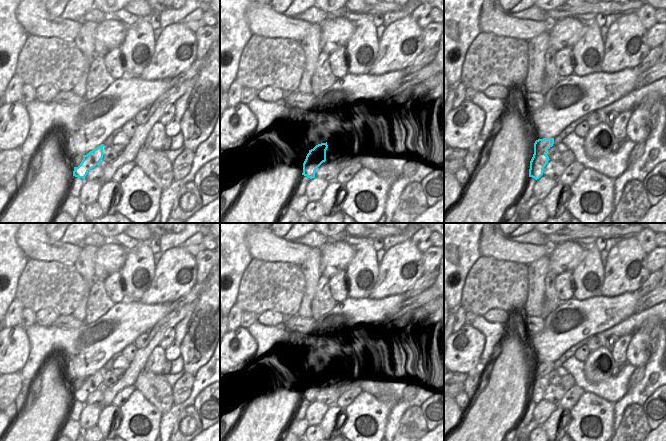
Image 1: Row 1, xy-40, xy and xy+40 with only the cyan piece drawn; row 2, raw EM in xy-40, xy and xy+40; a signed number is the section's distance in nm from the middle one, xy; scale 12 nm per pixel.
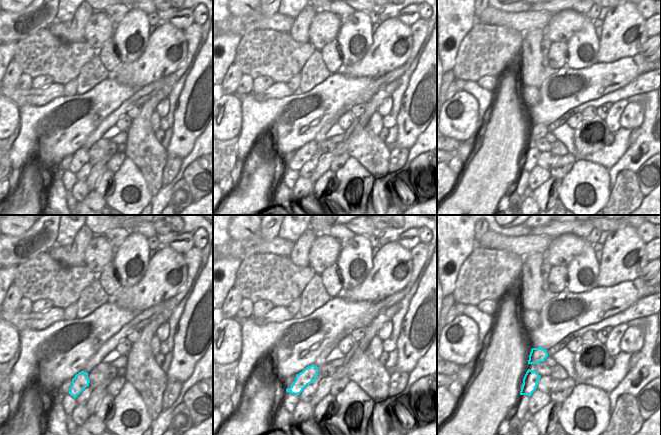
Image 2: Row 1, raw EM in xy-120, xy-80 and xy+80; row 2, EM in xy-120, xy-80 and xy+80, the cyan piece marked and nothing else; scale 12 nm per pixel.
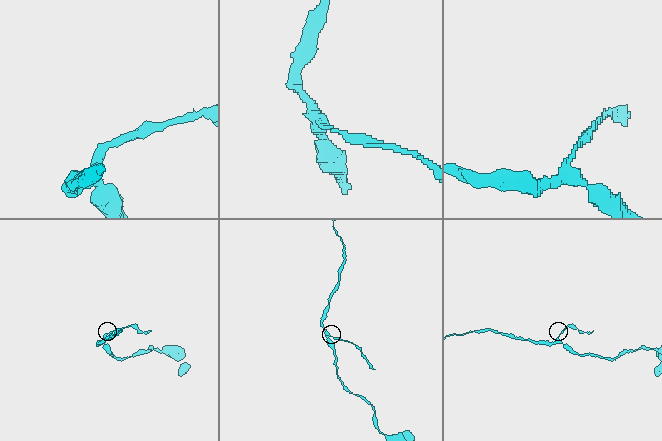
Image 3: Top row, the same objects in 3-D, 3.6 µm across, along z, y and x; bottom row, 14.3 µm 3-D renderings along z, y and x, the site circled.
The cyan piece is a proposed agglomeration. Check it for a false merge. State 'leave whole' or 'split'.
leave whole

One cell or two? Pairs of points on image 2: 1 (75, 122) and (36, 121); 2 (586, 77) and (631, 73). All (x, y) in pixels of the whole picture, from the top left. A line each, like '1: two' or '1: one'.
1: one
2: one

